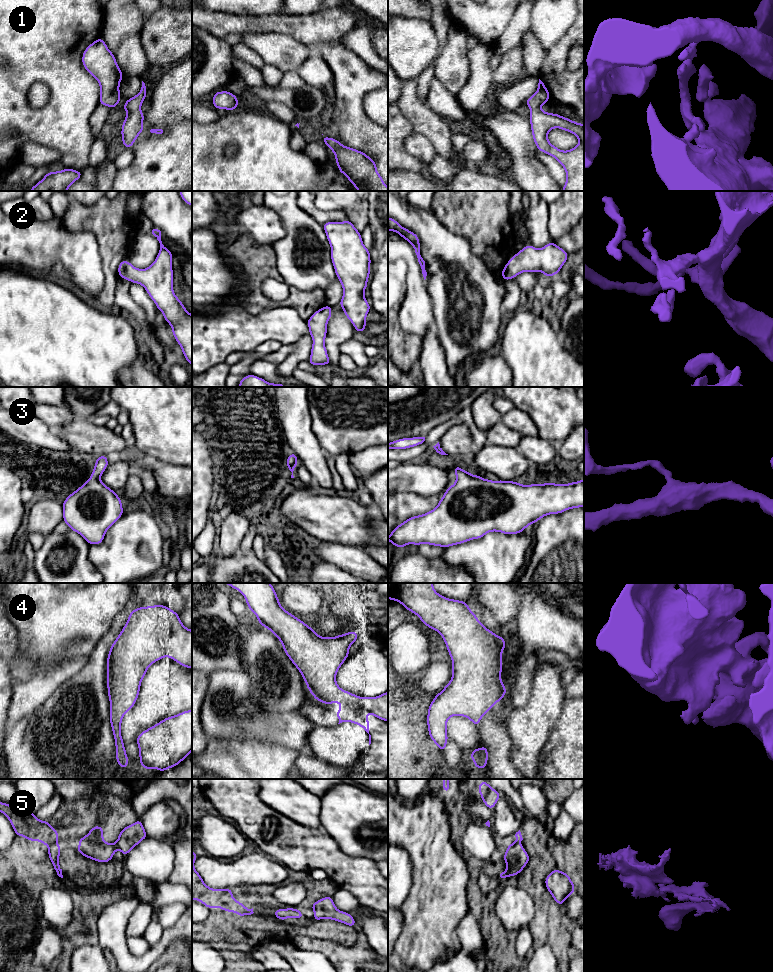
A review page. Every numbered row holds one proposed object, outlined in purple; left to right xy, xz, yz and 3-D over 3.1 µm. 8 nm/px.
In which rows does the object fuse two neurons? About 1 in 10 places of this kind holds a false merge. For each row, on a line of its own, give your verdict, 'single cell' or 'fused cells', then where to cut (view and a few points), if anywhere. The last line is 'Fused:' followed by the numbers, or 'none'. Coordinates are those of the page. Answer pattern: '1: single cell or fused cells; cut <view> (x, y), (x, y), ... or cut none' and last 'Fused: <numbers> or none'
1: single cell; cut none
2: single cell; cut none
3: single cell; cut none
4: single cell; cut none
5: fused cells; cut xy (55, 839), (48, 846)
Fused: 5

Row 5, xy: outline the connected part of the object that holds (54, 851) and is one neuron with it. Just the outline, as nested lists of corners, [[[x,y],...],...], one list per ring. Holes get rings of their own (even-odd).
[[[55,840],[48,849],[48,857],[51,860],[52,864],[53,864],[53,868],[55,870],[55,872],[57,873],[57,875],[61,878],[63,878],[62,875],[62,869],[60,868],[60,864],[59,864],[59,856],[61,854],[62,850],[60,849],[60,844],[57,843],[57,841]]]

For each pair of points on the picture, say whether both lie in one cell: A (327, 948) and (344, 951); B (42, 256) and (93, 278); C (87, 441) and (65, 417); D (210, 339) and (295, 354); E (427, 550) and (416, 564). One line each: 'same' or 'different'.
A: same
B: same
C: different
D: different
E: different

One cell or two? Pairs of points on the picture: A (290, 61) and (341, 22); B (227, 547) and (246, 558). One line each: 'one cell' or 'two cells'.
A: two cells
B: two cells

